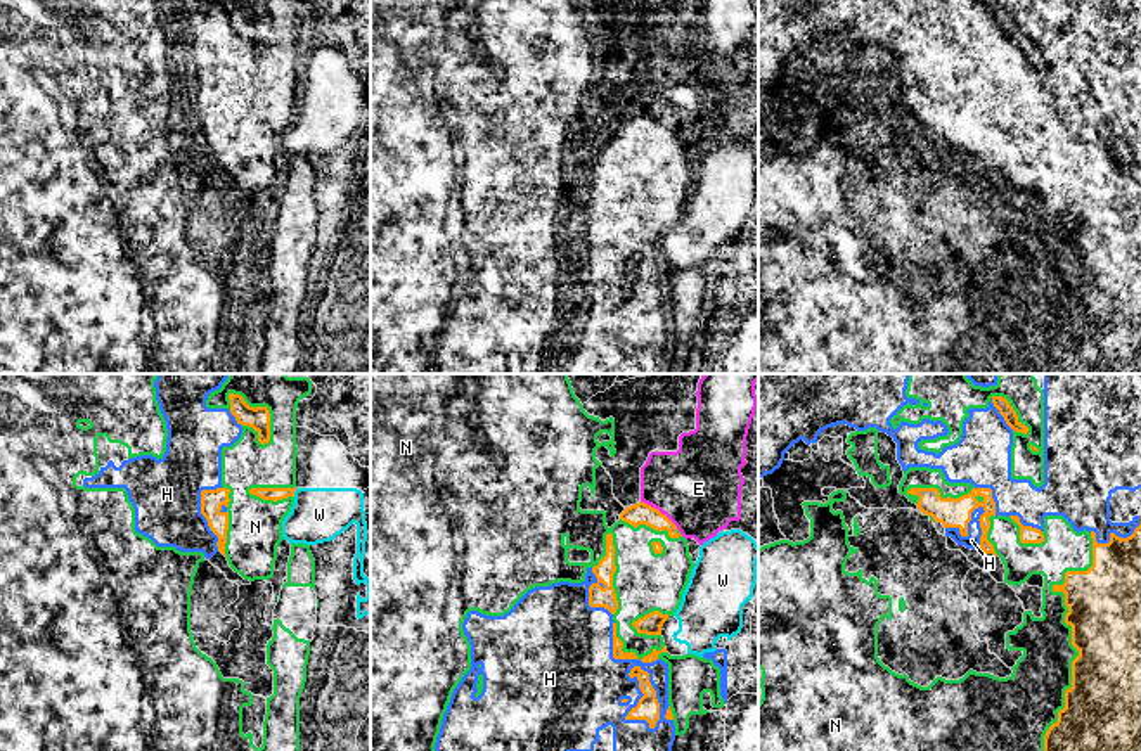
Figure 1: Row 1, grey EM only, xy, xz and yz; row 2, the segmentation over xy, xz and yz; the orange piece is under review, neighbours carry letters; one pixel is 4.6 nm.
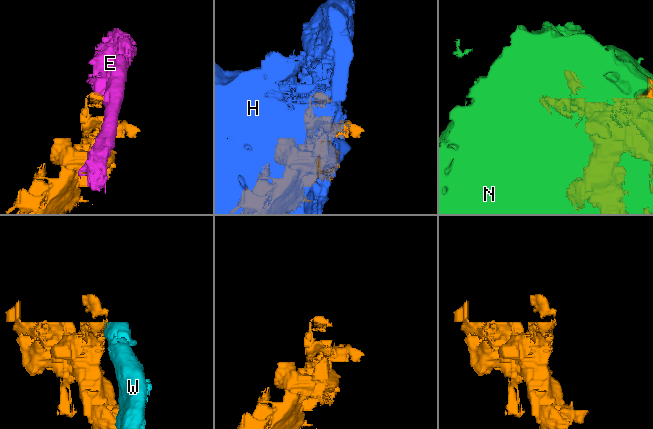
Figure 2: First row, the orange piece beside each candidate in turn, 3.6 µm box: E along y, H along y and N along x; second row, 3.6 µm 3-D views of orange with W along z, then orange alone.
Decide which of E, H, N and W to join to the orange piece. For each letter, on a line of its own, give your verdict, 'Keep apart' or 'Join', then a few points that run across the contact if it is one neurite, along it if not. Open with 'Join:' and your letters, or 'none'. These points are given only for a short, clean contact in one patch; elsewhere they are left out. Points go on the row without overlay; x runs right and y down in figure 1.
Join: H
E: Keep apart. Line: xz (641, 113), (657, 120), (677, 141)
H: Join
N: Keep apart
W: Keep apart. Line: xy (296, 101), (293, 108)

